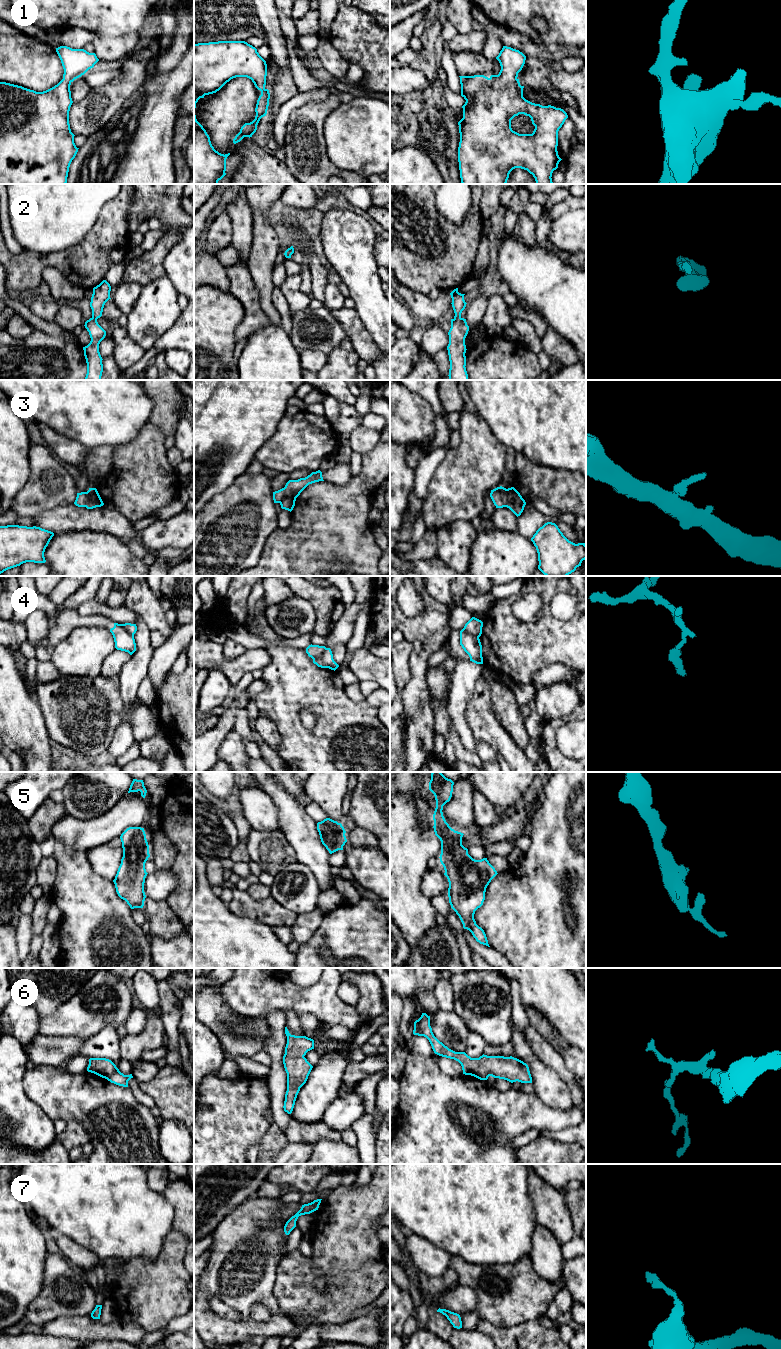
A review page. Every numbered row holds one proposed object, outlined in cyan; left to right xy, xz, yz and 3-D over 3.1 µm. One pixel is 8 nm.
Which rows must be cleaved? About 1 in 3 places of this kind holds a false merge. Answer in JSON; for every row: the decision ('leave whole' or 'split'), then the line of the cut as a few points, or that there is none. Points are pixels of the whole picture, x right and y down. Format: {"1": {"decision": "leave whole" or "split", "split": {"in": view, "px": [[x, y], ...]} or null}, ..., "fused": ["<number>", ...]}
{"1": {"decision": "leave whole", "split": null}, "2": {"decision": "leave whole", "split": null}, "3": {"decision": "split", "split": {"in": "yz", "px": [[507, 489], [507, 504], [505, 506]]}}, "4": {"decision": "split", "split": {"in": "xz", "px": [[327, 648], [319, 656], [312, 658]]}}, "5": {"decision": "leave whole", "split": null}, "6": {"decision": "leave whole", "split": null}, "7": {"decision": "leave whole", "split": null}, "fused": ["3", "4"]}

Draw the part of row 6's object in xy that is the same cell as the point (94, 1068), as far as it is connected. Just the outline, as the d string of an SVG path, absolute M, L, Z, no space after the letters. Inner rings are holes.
M90 1058L87 1071L123 1087L128 1087L128 1081L133 1078L132 1074L121 1073L116 1065L106 1058Z

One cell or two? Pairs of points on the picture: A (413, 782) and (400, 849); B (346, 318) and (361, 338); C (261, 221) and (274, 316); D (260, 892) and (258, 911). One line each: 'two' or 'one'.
A: two
B: one
C: one
D: two

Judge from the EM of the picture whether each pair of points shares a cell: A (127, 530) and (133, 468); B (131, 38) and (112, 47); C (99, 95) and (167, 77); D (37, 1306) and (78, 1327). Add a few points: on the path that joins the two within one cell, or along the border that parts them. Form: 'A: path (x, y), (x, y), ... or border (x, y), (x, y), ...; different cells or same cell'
A: border (108, 506), (116, 509), (133, 523); different cells
B: path (126, 43), (121, 47), (117, 47); same cell
C: border (146, 78), (125, 100); different cells
D: border (83, 1315), (63, 1315), (42, 1325); different cells

